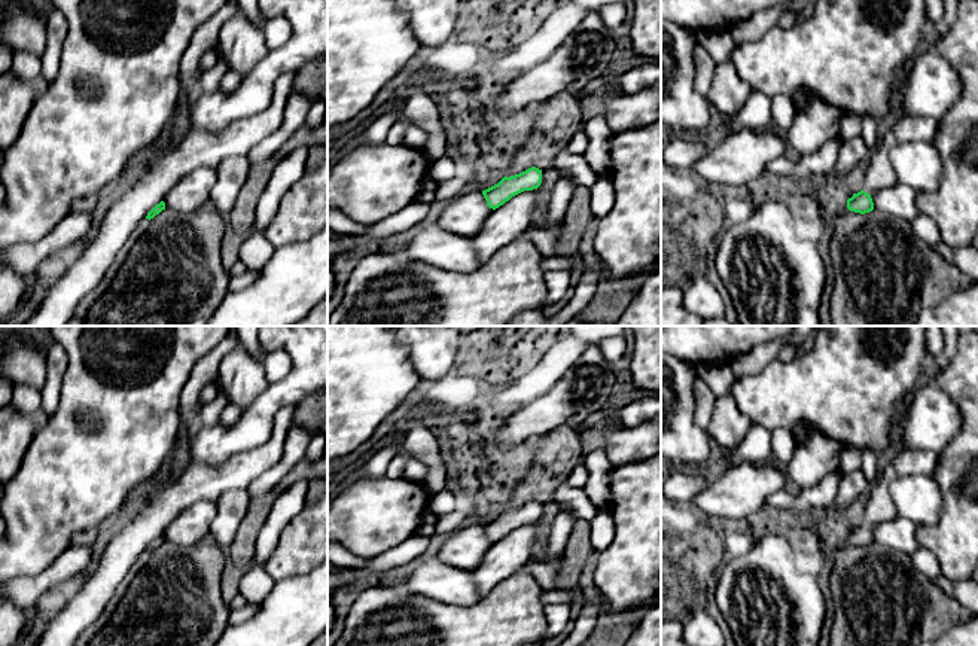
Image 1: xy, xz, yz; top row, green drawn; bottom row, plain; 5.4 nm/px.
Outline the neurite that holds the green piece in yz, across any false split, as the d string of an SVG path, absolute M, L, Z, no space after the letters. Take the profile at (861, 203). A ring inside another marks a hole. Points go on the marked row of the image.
M860 191L847 199L847 208L850 211L865 214L874 210L874 202L869 194Z

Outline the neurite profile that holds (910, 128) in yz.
M904 116L869 152L863 191L869 195L896 185L890 162L890 149L898 143L933 141L938 121L923 116Z

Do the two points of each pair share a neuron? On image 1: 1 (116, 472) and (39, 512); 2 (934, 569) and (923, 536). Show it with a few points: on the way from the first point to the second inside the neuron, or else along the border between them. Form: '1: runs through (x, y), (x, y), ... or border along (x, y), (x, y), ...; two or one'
1: runs through (97, 472), (73, 478), (58, 493); one
2: border along (920, 545), (935, 557), (943, 573); two

